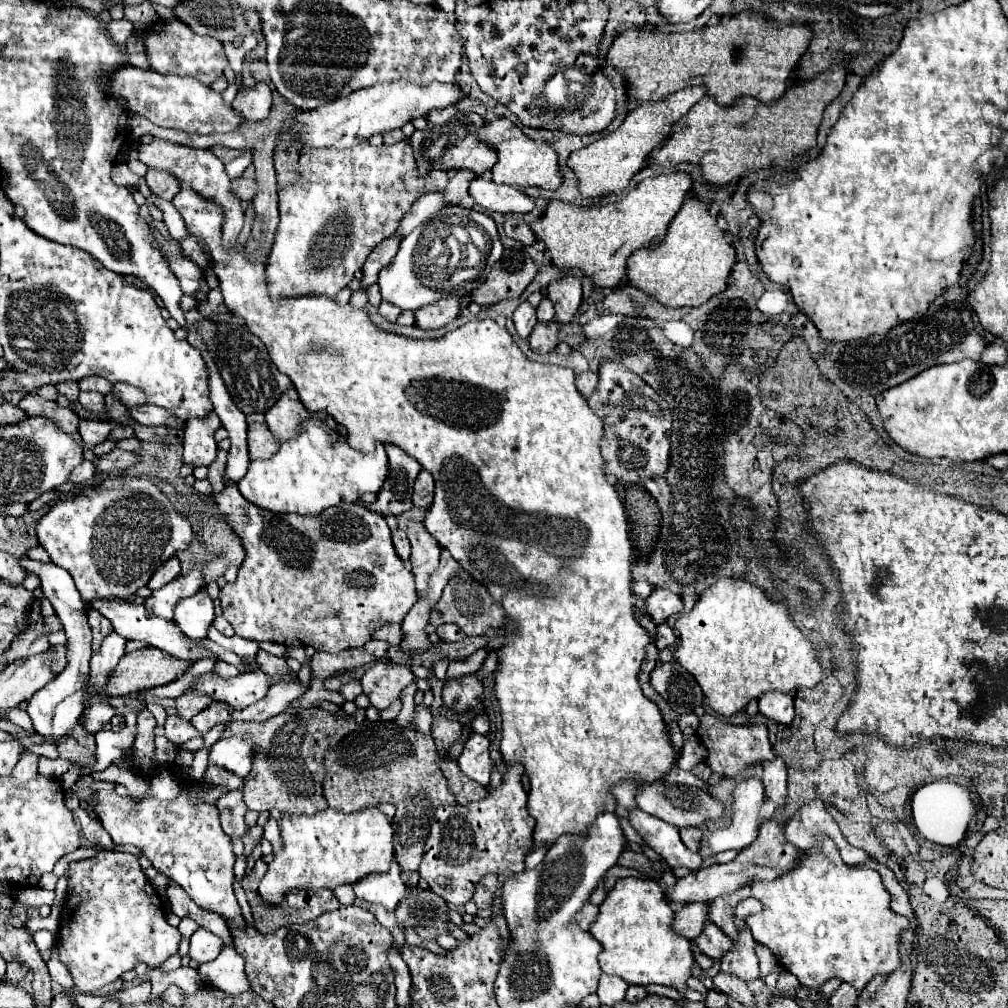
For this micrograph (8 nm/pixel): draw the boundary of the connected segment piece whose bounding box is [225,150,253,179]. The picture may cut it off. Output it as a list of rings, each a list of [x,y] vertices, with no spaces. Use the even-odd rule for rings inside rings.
[[[247,150],[247,152],[243,156],[240,156],[225,165],[226,173],[228,174],[230,179],[236,179],[238,177],[241,177],[243,172],[252,163],[252,161],[252,150]]]

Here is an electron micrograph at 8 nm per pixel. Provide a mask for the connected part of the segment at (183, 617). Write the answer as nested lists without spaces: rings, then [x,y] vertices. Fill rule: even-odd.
[[[206,589],[186,597],[174,609],[174,623],[192,639],[204,639],[208,625],[214,621],[214,605]]]

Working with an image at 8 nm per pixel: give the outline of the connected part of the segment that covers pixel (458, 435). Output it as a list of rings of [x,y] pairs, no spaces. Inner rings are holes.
[[[188,185],[180,187],[180,193],[172,199],[174,207],[182,215],[186,229],[198,239],[204,241],[210,253],[210,265],[220,281],[220,291],[224,295],[226,307],[246,321],[246,327],[250,333],[254,333],[268,349],[272,363],[278,367],[280,373],[288,375],[294,383],[300,401],[306,405],[308,411],[326,411],[332,415],[340,425],[348,429],[348,441],[354,449],[372,453],[374,443],[394,443],[398,445],[406,455],[414,457],[422,469],[430,471],[436,481],[436,495],[432,507],[426,511],[424,525],[426,529],[436,537],[440,547],[448,549],[452,557],[460,563],[462,569],[466,569],[478,583],[482,583],[492,599],[504,607],[506,611],[506,637],[508,643],[504,643],[500,649],[496,649],[498,655],[498,669],[494,673],[494,695],[500,705],[502,715],[502,741],[500,741],[500,753],[504,757],[506,765],[522,763],[526,767],[526,775],[530,779],[530,793],[528,793],[528,813],[536,819],[534,829],[534,847],[538,845],[552,845],[562,833],[584,833],[586,827],[594,821],[594,817],[602,811],[614,811],[616,801],[610,797],[608,789],[620,779],[626,779],[630,775],[636,775],[642,783],[652,783],[662,779],[670,773],[670,769],[676,763],[676,753],[670,745],[670,739],[666,735],[666,725],[662,721],[660,709],[656,703],[646,699],[642,695],[642,689],[638,685],[638,671],[640,663],[646,657],[644,647],[650,643],[650,637],[646,629],[636,621],[636,597],[632,591],[632,541],[628,533],[628,519],[626,509],[618,497],[618,491],[612,483],[608,483],[608,477],[604,473],[604,459],[600,441],[604,439],[604,425],[596,413],[588,407],[586,397],[576,389],[574,385],[574,373],[568,367],[560,365],[548,365],[548,363],[536,363],[528,361],[524,357],[522,349],[514,343],[512,335],[506,331],[506,327],[500,327],[494,319],[484,321],[470,321],[468,325],[462,325],[454,331],[448,331],[440,339],[412,339],[402,337],[398,333],[384,331],[376,323],[372,323],[366,309],[354,309],[350,303],[338,305],[336,299],[324,297],[324,295],[302,295],[302,297],[288,297],[280,301],[272,301],[266,285],[266,255],[264,255],[264,241],[260,241],[260,249],[256,249],[256,257],[248,259],[246,245],[232,249],[224,249],[222,245],[222,225],[226,221],[224,209],[216,201],[208,201],[206,197],[200,197],[194,189],[188,189]],[[496,565],[504,565],[502,573],[490,575],[496,571]]]

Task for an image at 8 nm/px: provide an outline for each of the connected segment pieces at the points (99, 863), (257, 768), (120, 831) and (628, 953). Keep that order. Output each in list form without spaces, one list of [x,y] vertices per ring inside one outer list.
[[[98,851],[92,859],[70,863],[68,875],[72,895],[62,907],[58,951],[80,991],[96,993],[136,963],[156,967],[178,951],[182,935],[166,921],[160,899],[134,855]]]
[[[318,707],[312,709],[296,709],[284,711],[268,721],[232,721],[226,735],[246,735],[258,741],[258,749],[254,755],[252,773],[254,779],[244,781],[244,801],[252,811],[268,811],[278,809],[282,813],[316,813],[328,807],[322,795],[324,753],[336,745],[346,733],[358,727],[354,723],[354,715],[348,717],[344,711],[330,713]]]
[[[184,785],[172,801],[134,799],[130,795],[118,795],[114,789],[94,791],[94,801],[92,813],[98,815],[116,845],[138,847],[150,859],[152,867],[184,887],[196,905],[244,927],[244,917],[232,891],[236,855],[230,837],[220,827],[216,805],[190,799],[190,789]]]
[[[620,879],[600,905],[600,915],[592,923],[590,933],[594,939],[598,939],[604,947],[600,953],[600,967],[608,975],[618,975],[622,977],[628,985],[666,985],[674,987],[680,995],[688,991],[686,981],[692,977],[692,967],[694,967],[694,957],[690,949],[690,941],[672,933],[672,917],[674,911],[670,907],[670,901],[666,901],[662,889],[658,887],[656,881],[644,881],[644,879]]]

